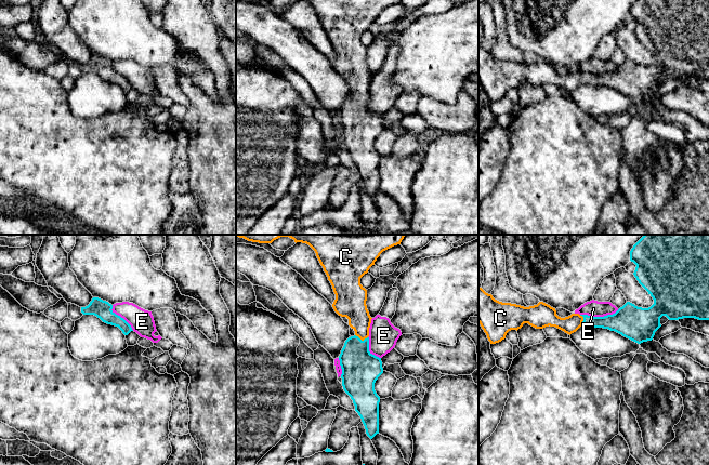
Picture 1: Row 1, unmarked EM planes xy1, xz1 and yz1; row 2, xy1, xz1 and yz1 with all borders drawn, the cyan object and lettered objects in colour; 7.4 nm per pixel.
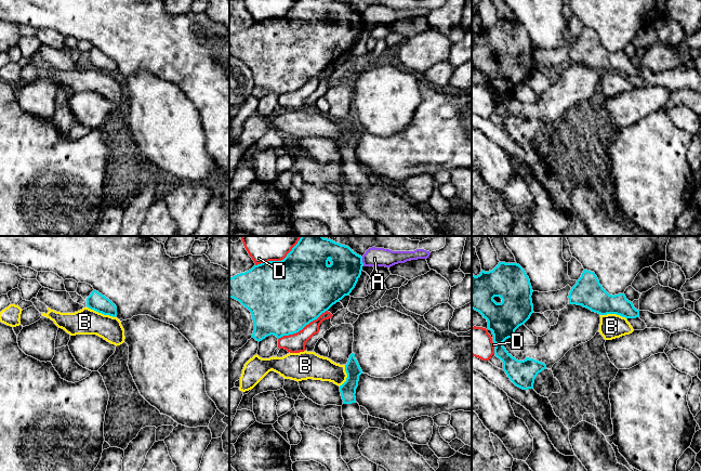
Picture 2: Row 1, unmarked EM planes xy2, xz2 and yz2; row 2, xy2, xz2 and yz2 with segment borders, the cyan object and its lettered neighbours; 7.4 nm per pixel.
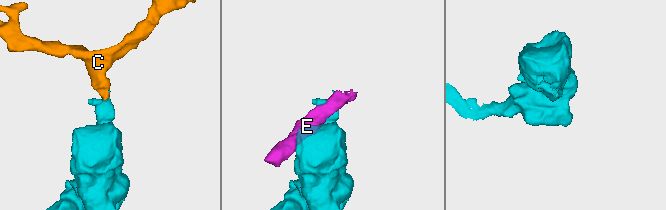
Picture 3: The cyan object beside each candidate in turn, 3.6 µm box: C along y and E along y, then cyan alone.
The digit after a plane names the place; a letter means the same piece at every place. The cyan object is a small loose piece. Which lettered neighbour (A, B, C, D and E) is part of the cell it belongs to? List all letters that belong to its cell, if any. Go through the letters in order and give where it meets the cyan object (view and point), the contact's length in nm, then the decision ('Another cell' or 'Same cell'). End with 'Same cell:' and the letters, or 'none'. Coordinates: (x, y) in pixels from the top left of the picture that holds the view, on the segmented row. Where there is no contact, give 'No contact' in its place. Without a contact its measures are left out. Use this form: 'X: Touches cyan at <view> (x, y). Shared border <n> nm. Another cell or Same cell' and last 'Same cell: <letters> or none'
A: Touches cyan at xz2 (361, 261). Shared border 70 nm. Another cell
B: Touches cyan at xy2 (102, 313). Shared border 220 nm. Another cell
C: Touches cyan at xz1 (360, 340). Shared border 100 nm. Same cell
D: Touches cyan at xz2 (281, 260). Shared border 400 nm. Another cell
E: Touches cyan at yz1 (599, 317). Shared border 300 nm. Another cell
Same cell: C

